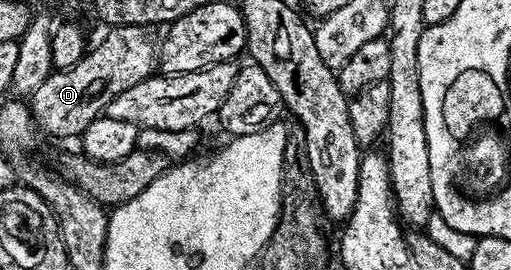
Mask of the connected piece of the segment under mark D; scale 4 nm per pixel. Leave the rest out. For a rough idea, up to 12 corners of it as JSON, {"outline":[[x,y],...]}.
{"outline":[[114,26],[30,96],[37,127],[79,139],[154,74],[146,26]]}

